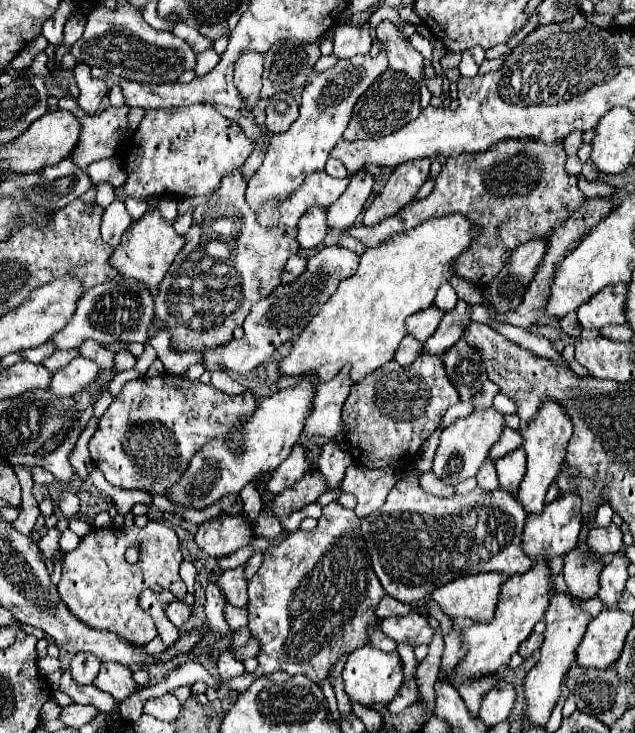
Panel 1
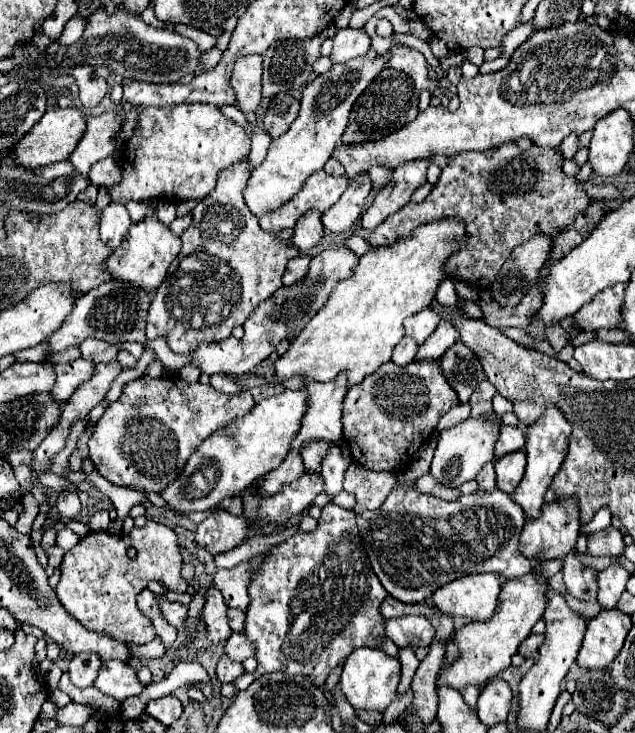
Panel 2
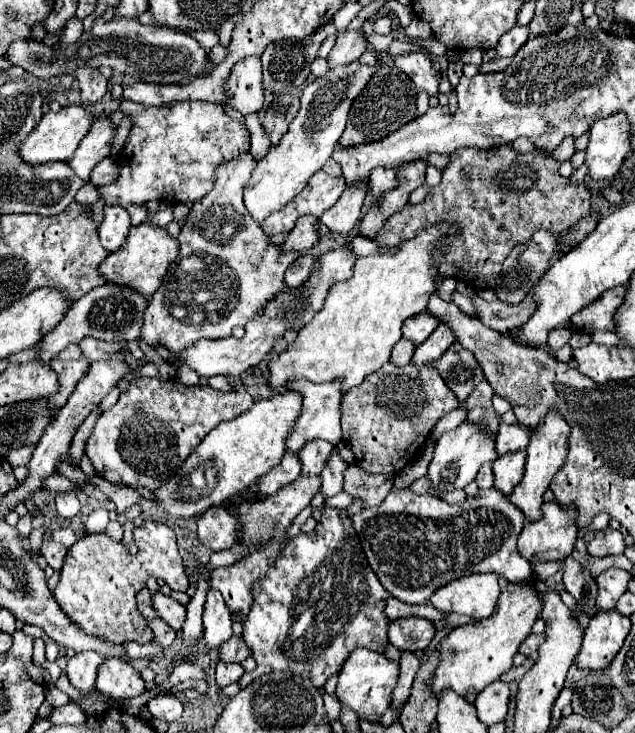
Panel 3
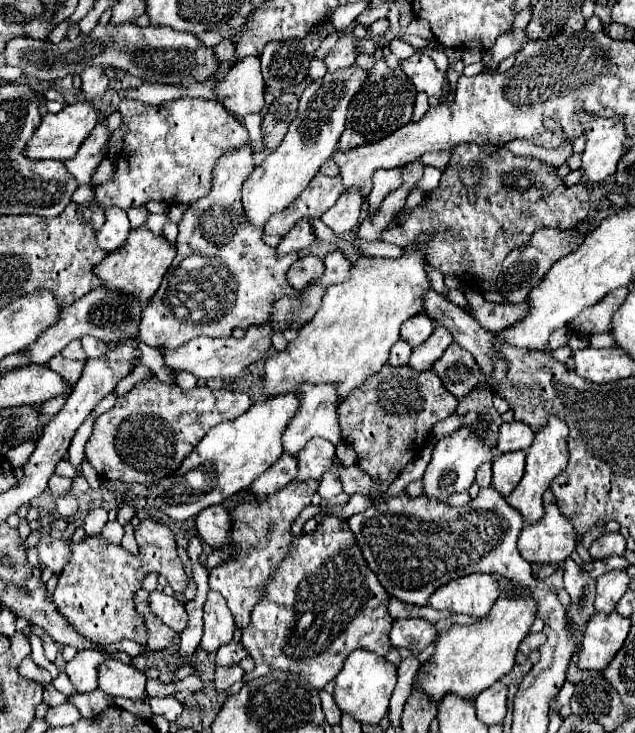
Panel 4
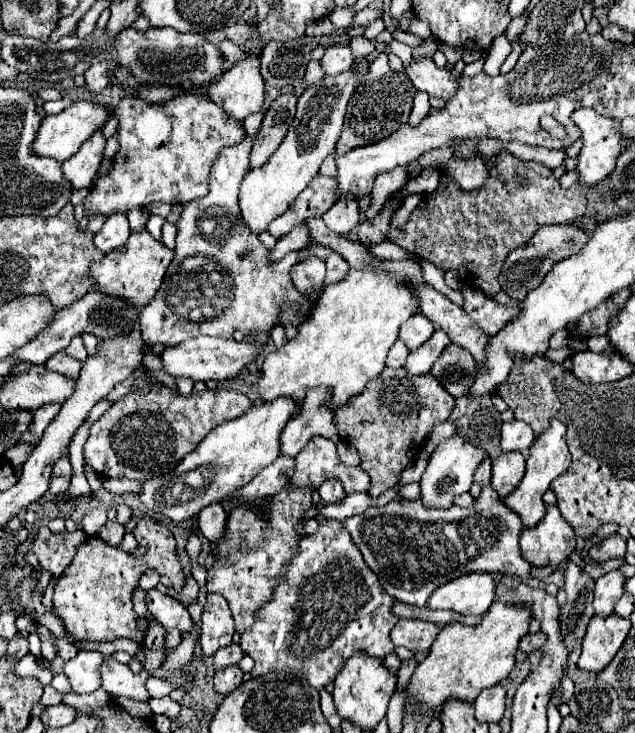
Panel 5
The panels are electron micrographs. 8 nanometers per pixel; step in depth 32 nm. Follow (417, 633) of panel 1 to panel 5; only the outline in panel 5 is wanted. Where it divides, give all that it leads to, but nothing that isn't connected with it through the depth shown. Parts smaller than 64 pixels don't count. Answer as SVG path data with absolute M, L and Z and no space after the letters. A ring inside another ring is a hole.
M398 620L396 628L392 628L390 638L394 646L404 646L412 652L424 652L436 640L440 628L426 620Z

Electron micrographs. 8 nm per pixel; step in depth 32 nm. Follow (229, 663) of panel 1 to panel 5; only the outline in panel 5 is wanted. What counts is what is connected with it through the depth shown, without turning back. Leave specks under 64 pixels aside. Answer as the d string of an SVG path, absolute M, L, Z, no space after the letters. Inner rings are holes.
M238 666L220 668L214 674L214 690L220 694L230 694L236 688L236 684L242 684L242 676L244 672Z

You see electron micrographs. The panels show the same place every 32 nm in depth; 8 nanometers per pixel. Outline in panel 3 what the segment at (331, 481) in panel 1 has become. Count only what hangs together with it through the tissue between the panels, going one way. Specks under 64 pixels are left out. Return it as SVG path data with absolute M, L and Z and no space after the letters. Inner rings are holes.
M337 448L332 450L332 460L328 458L328 466L324 466L322 476L322 494L326 498L336 496L338 492L342 492L342 474L348 468L348 462L338 455Z

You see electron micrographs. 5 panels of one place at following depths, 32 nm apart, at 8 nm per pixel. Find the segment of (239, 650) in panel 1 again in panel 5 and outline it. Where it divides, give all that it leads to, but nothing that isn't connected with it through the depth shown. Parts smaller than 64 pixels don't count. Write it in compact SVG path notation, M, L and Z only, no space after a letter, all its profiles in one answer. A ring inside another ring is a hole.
M230 644L228 648L220 648L220 652L216 652L216 656L214 656L214 670L234 666L242 658L244 658L244 650L238 644Z

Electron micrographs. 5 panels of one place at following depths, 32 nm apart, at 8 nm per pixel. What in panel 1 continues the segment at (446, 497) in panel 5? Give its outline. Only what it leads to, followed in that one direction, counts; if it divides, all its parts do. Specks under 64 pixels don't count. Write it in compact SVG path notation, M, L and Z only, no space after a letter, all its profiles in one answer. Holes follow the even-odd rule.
M492 406L486 408L486 410L474 410L472 414L468 414L466 418L460 418L456 422L452 422L444 432L442 432L442 438L440 438L440 446L436 450L436 456L434 456L434 474L450 484L450 486L456 486L460 484L462 480L466 478L472 478L476 476L478 468L488 460L488 450L490 446L500 438L500 434L504 432L506 428L506 422L504 422L504 414L494 410Z

